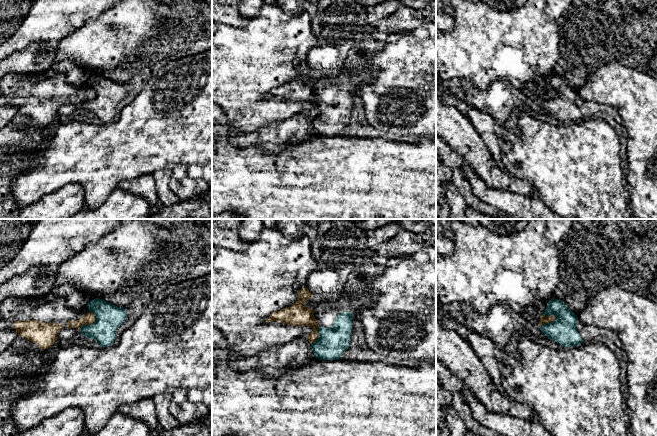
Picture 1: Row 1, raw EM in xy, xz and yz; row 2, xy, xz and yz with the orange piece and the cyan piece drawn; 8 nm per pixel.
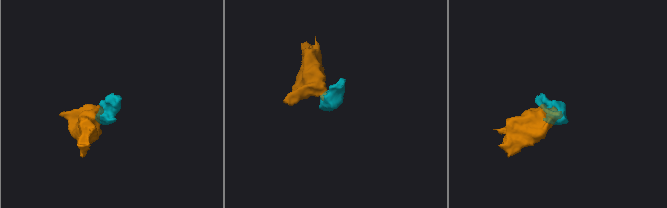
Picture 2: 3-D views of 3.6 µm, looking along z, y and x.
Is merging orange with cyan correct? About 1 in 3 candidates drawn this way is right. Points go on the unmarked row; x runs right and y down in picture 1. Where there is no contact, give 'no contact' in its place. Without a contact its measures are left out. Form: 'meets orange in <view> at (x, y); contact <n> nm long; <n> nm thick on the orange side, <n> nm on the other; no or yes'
meets orange in yz at (548, 98); contact 150 nm long; 70 nm thick on the orange side, 220 nm on the other; no

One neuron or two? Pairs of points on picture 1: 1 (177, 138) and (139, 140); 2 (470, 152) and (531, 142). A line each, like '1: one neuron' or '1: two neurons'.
1: one neuron
2: two neurons

